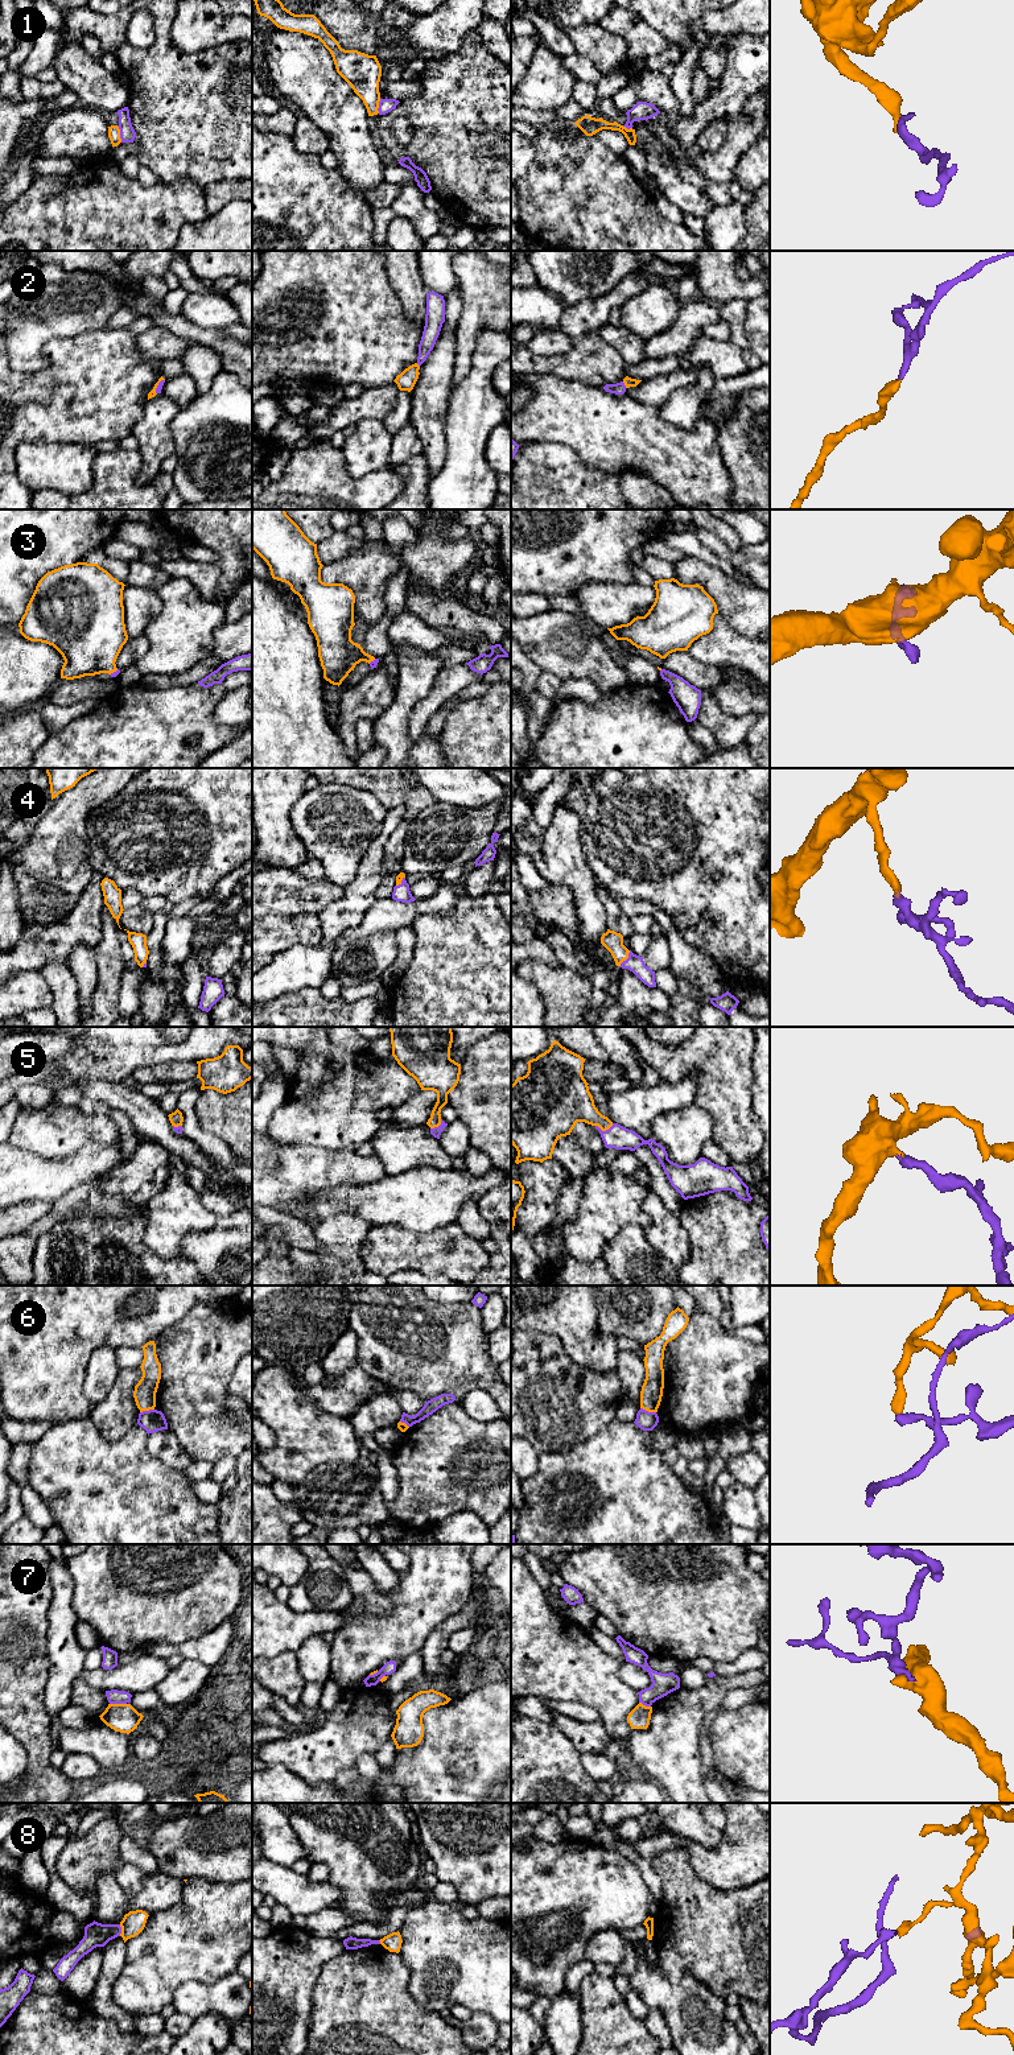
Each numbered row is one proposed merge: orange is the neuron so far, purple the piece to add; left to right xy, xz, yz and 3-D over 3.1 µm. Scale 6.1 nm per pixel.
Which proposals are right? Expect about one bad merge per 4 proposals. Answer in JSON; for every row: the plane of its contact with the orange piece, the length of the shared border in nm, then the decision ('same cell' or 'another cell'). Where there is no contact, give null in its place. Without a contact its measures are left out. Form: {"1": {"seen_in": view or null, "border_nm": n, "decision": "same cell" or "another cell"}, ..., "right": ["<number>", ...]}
{"1": {"seen_in": "xy", "border_nm": 110, "decision": "another cell"}, "2": {"seen_in": "yz", "border_nm": 50, "decision": "same cell"}, "3": {"seen_in": "xy", "border_nm": 70, "decision": "same cell"}, "4": {"seen_in": "yz", "border_nm": 120, "decision": "same cell"}, "5": {"seen_in": "yz", "border_nm": 110, "decision": "same cell"}, "6": {"seen_in": "yz", "border_nm": 100, "decision": "another cell"}, "7": {"seen_in": "xy", "border_nm": 100, "decision": "another cell"}, "8": {"seen_in": "xy", "border_nm": 70, "decision": "another cell"}, "right": ["2", "3", "4", "5"]}

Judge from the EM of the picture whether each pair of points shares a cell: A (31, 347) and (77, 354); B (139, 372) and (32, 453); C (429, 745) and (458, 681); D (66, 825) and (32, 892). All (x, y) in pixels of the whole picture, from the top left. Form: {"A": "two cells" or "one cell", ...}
{"A": "two cells", "B": "two cells", "C": "two cells", "D": "one cell"}

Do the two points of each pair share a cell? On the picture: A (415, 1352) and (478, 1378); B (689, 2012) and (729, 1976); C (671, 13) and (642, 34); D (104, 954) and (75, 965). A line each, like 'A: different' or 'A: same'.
A: same
B: different
C: different
D: different

